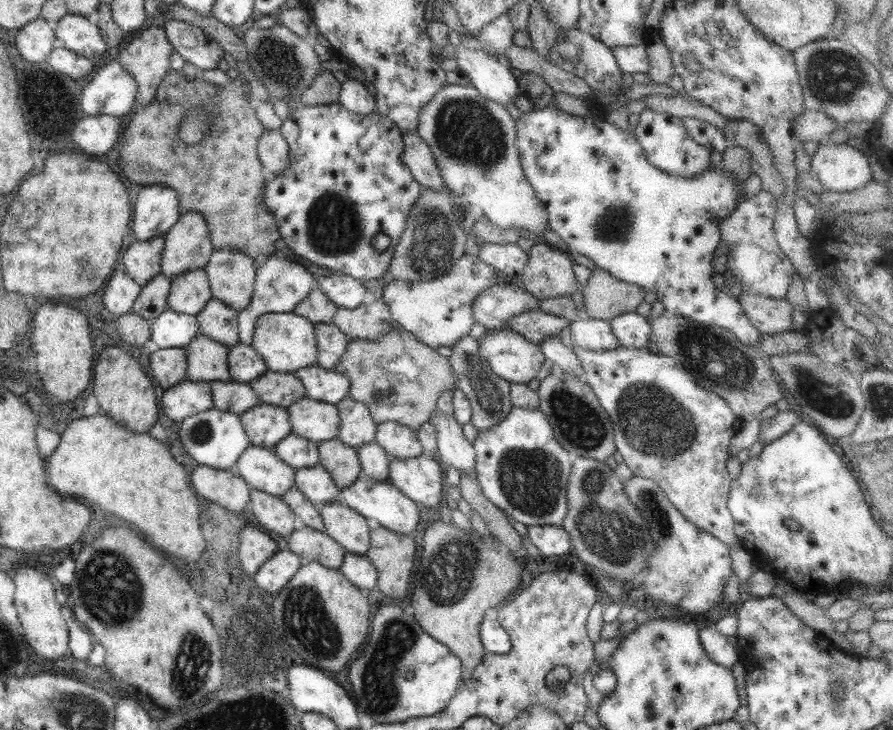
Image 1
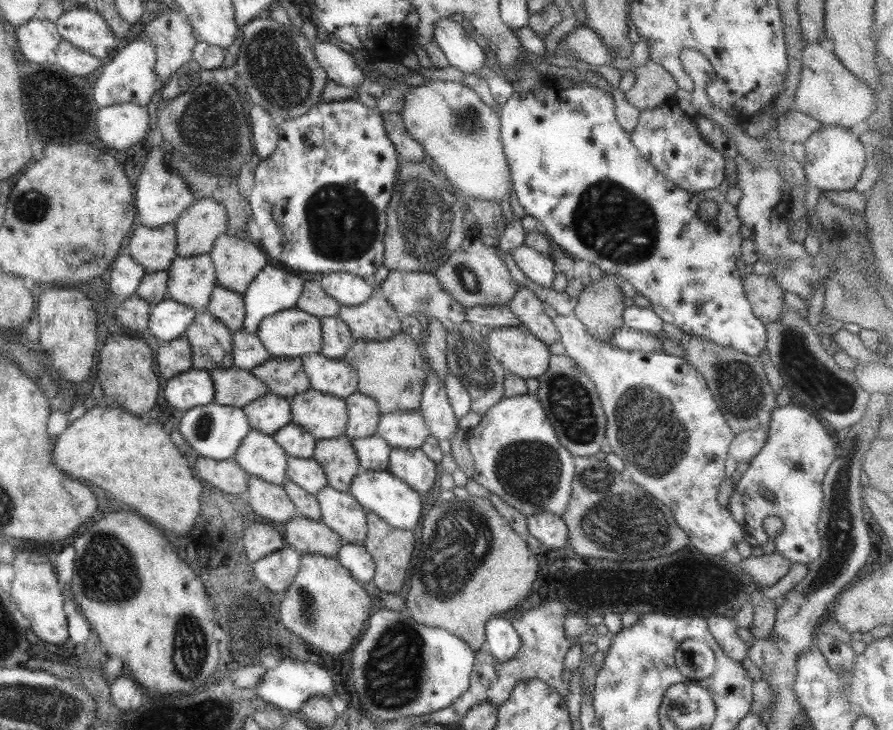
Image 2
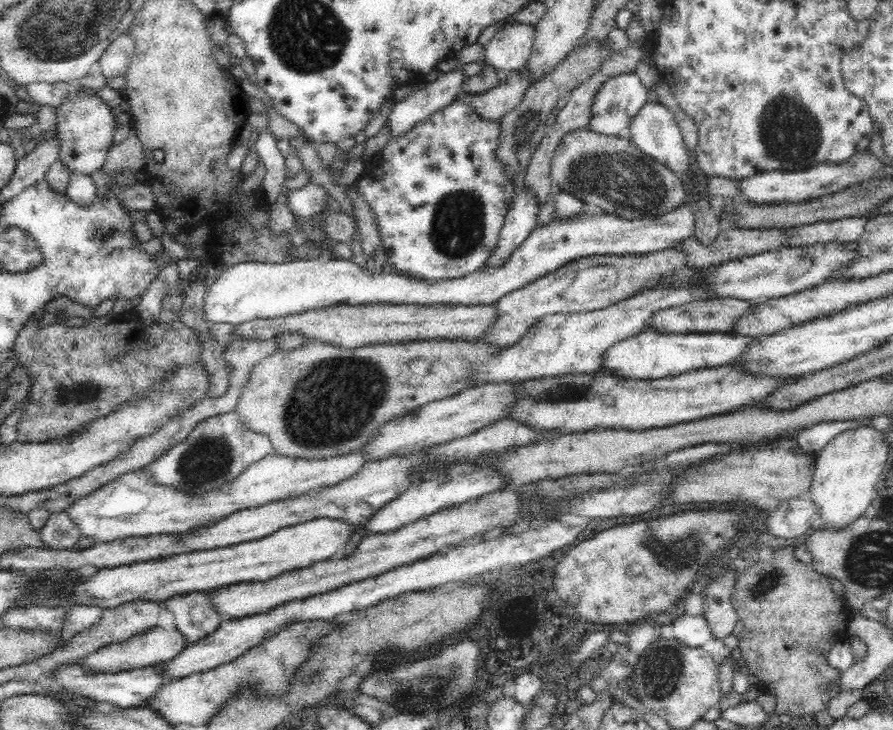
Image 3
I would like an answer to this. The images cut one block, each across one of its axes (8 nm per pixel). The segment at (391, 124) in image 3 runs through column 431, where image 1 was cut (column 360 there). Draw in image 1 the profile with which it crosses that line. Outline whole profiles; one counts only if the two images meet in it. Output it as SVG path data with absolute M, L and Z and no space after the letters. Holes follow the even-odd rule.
M350 77L344 84L341 84L338 102L350 112L360 114L360 116L372 114L377 107L375 95L367 83L362 83Z

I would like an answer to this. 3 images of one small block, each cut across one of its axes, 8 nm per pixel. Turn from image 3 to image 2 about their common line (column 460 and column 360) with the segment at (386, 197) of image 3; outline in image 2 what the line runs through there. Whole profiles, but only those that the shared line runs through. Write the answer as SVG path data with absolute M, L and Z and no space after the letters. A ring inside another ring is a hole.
M321 100L302 116L278 121L278 125L279 141L277 147L268 156L268 159L261 160L258 168L255 168L254 188L249 201L252 218L254 218L256 226L262 232L262 244L260 247L270 258L282 262L288 270L303 270L304 272L312 272L312 274L314 272L320 272L320 274L351 272L364 278L373 275L383 263L383 252L385 251L383 240L386 228L388 228L386 212L388 212L388 202L390 202L392 192L394 192L398 182L398 170L400 170L401 163L400 156L385 131L381 113L376 109L372 110L364 106L359 100L332 101L329 103Z

